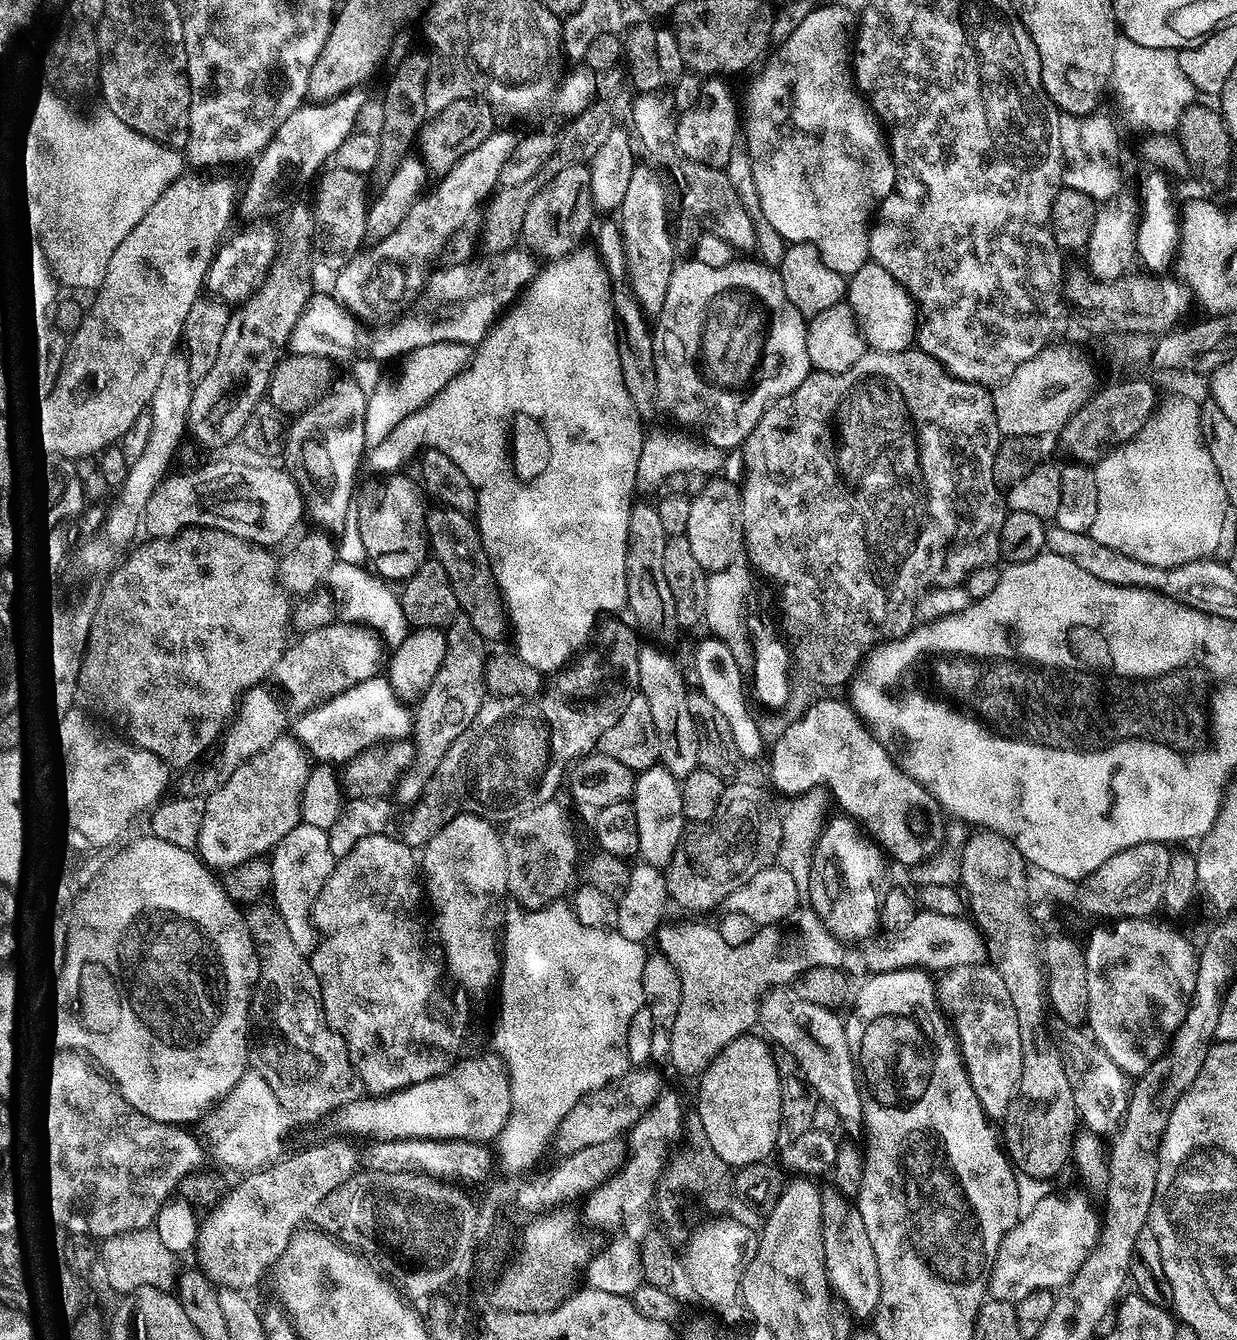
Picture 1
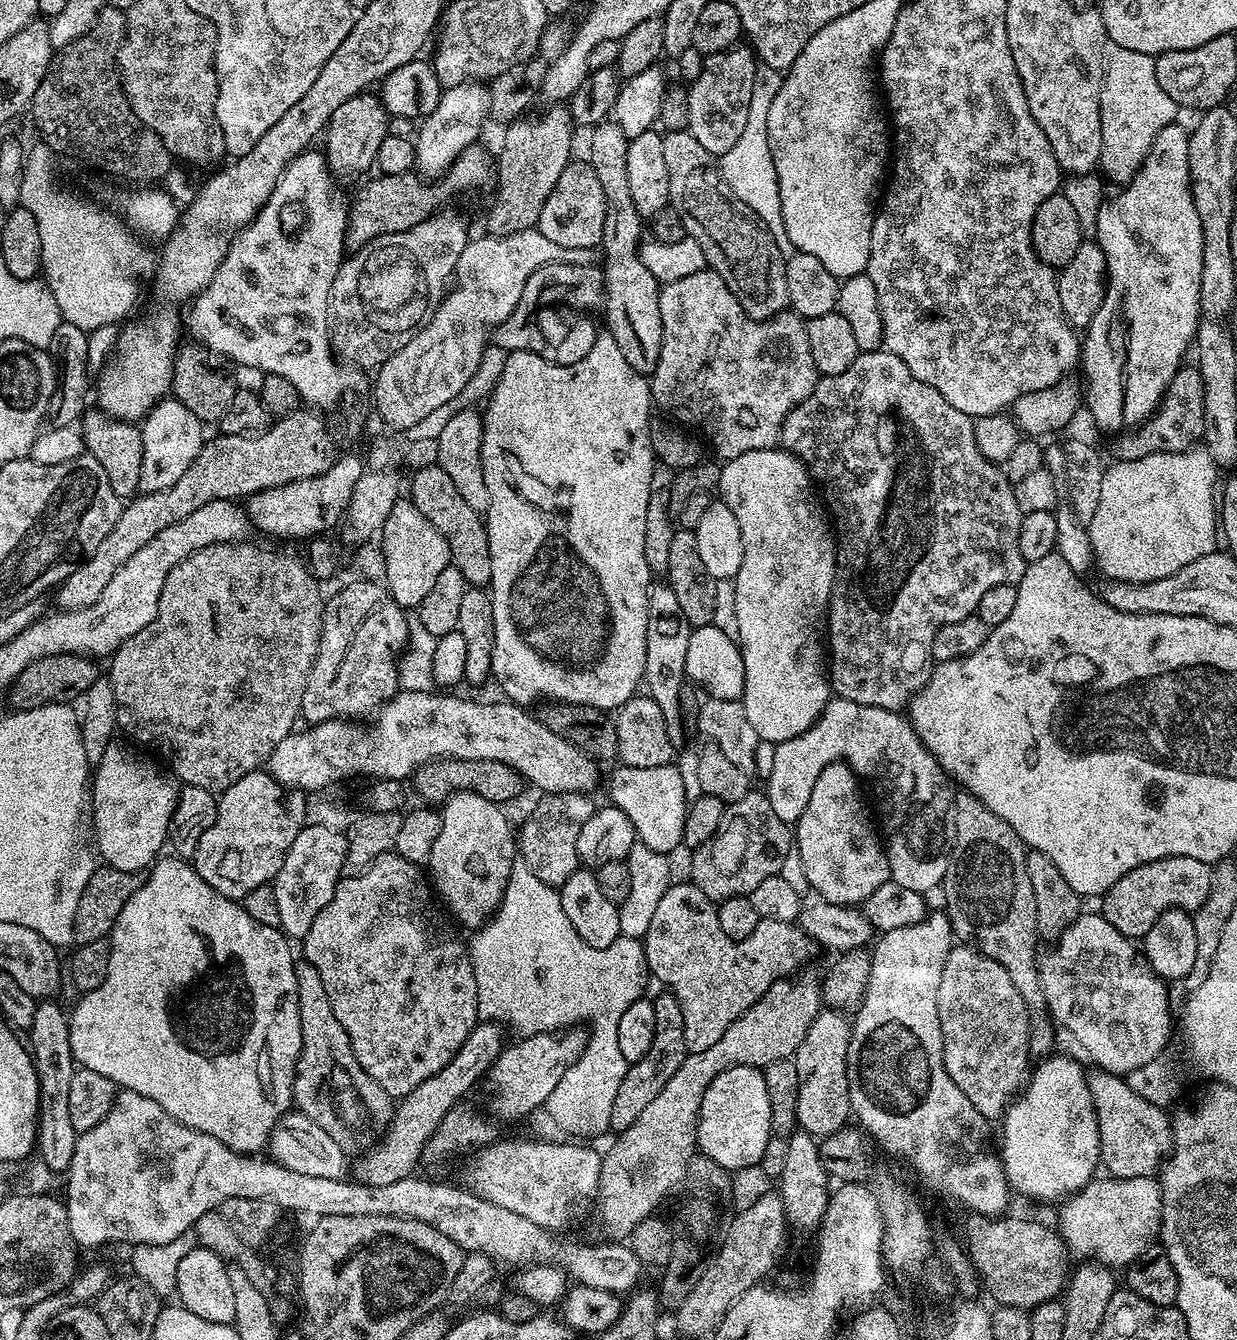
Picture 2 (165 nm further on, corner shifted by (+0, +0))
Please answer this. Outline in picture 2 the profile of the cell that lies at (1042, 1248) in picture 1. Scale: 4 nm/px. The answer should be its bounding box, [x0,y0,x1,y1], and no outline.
[1058,1176,1162,1270]

